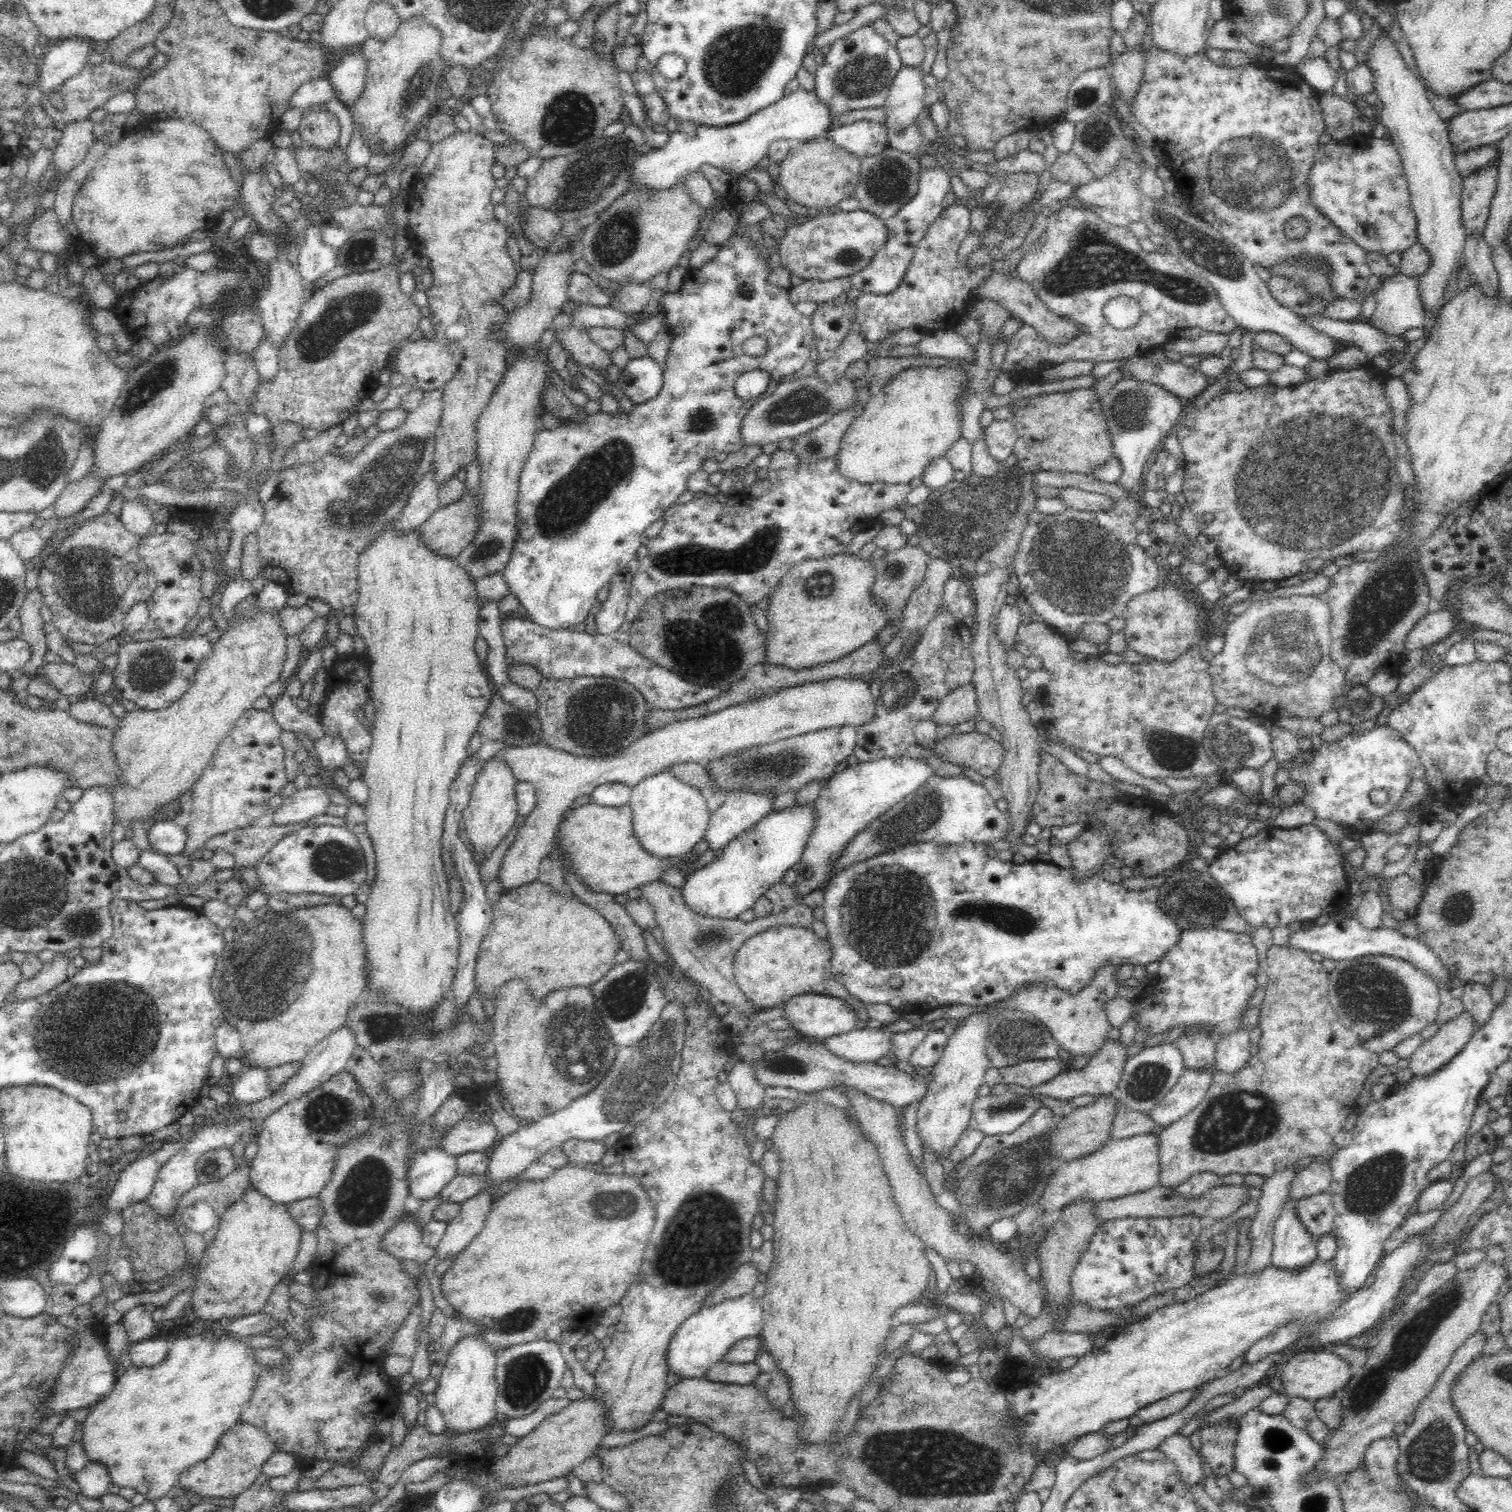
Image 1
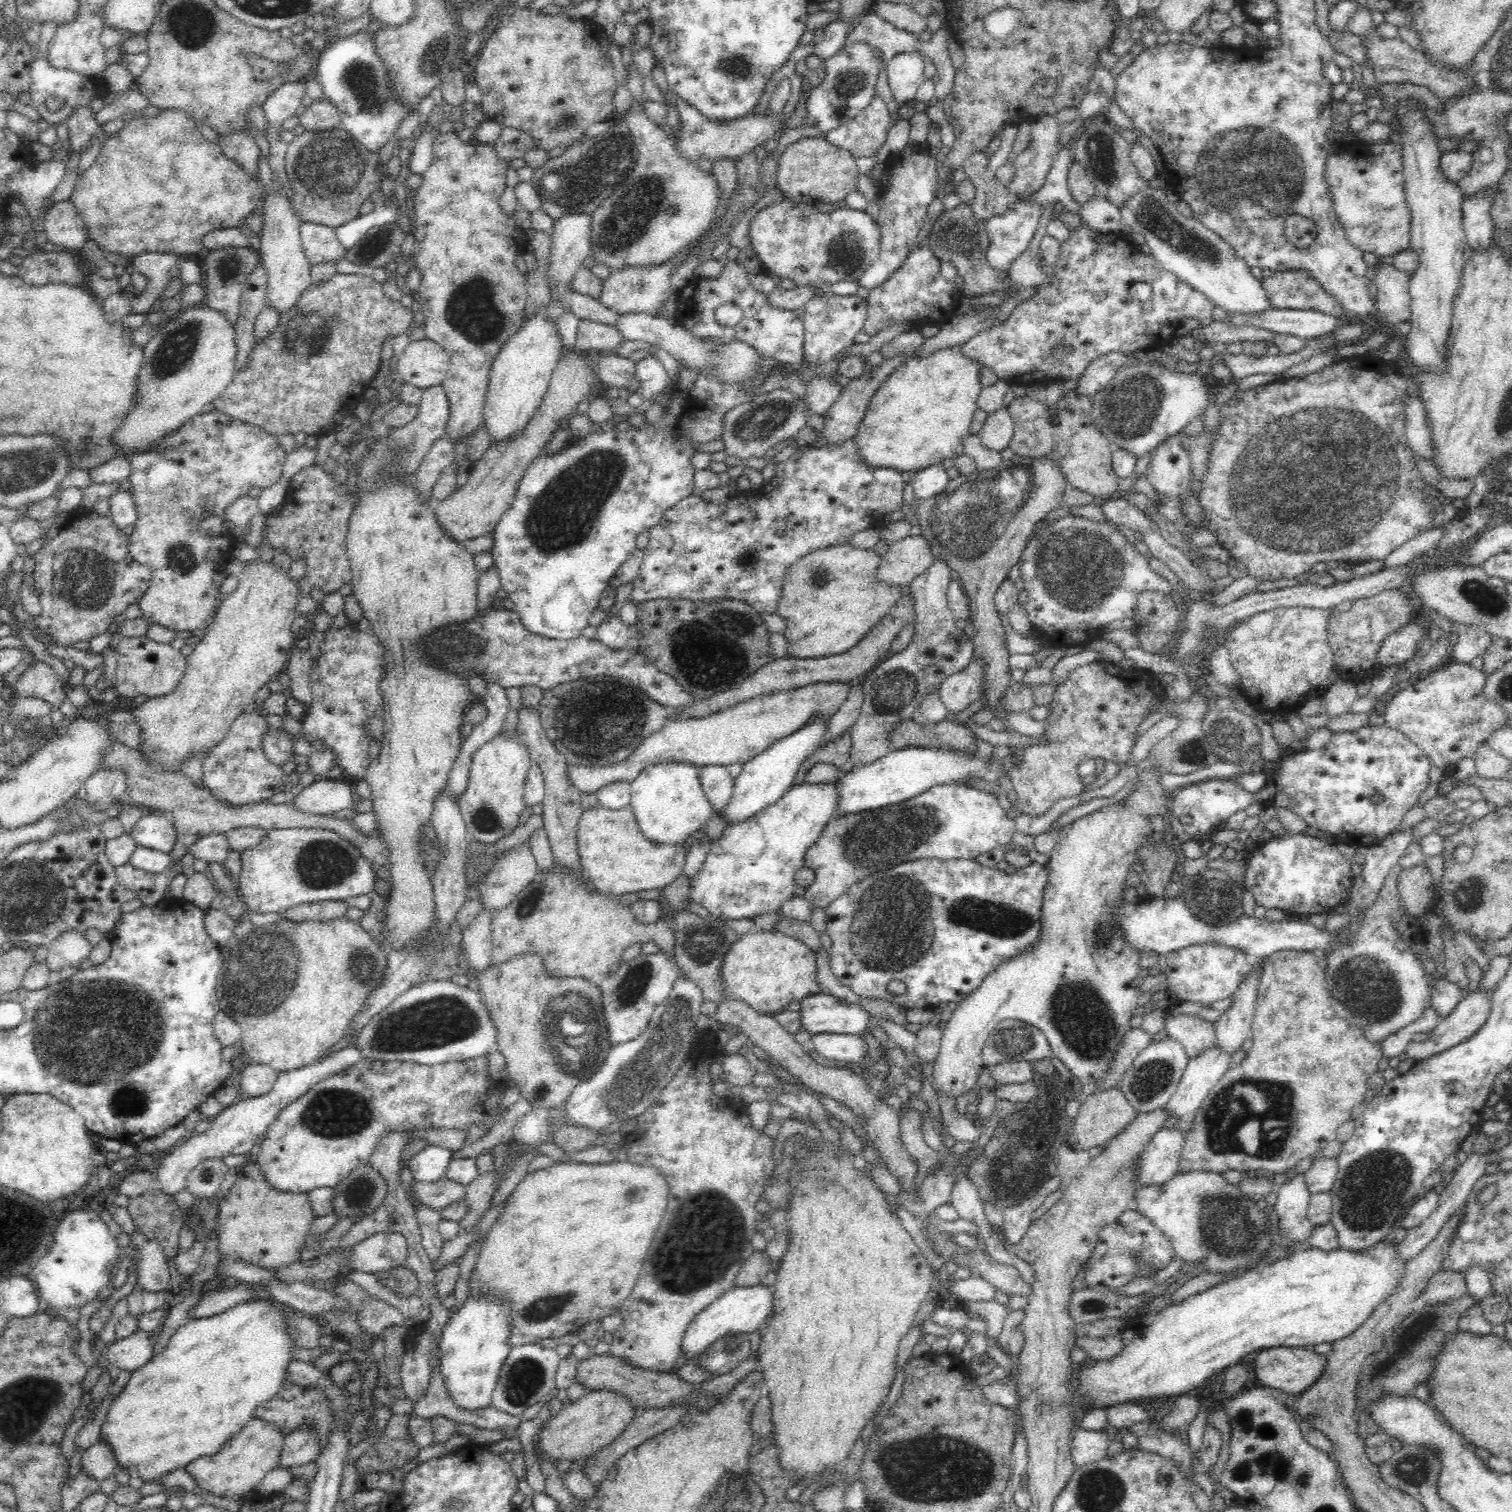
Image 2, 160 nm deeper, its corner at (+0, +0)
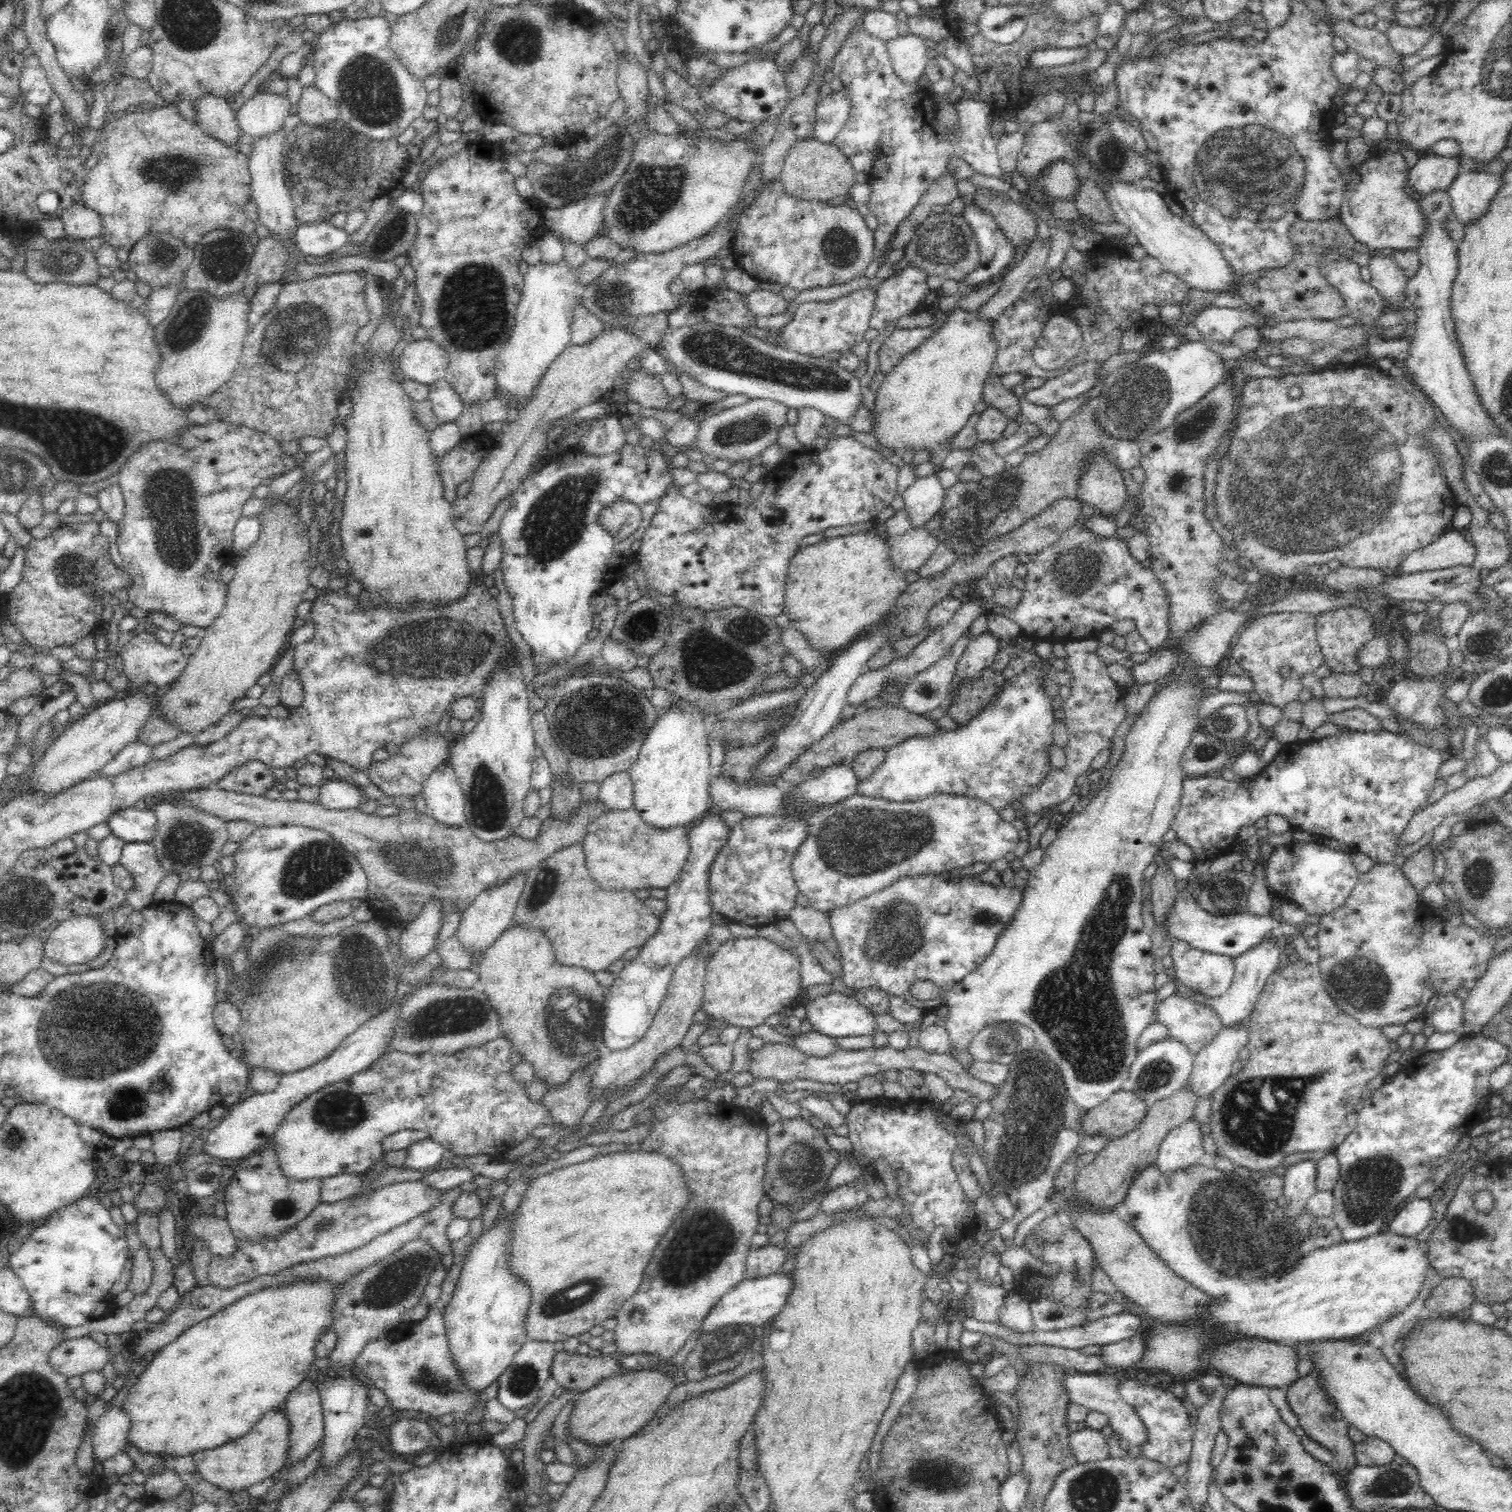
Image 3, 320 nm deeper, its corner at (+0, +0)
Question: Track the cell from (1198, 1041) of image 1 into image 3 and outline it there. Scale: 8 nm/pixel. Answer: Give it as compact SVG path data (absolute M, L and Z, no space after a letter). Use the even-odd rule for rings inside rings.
M1180 992L1158 1002L1156 1012L1156 1020L1168 1027L1169 1036L1187 1046L1193 1055L1210 1044L1223 1026L1213 1008Z

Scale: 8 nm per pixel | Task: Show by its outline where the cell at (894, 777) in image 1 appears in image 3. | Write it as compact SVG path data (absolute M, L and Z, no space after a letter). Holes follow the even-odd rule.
M1042 659L1041 662L1025 663L1022 672L1004 680L998 692L989 703L980 708L980 712L959 724L953 730L938 730L932 736L910 736L894 746L885 749L886 758L868 780L858 785L858 795L880 797L897 802L915 802L936 794L966 796L972 800L982 800L999 812L1013 803L1022 802L1024 796L1034 792L1052 770L1047 748L1054 743L1051 726L1054 724L1054 708L1052 698L1044 690L1044 681L1048 679L1048 671L1059 666L1057 660Z

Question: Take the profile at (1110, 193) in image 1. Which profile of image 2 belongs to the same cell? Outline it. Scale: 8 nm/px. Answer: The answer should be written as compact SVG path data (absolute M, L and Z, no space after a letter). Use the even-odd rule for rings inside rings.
M1098 194L1081 205L1079 215L1093 231L1112 233L1120 228L1120 211L1118 211L1118 207L1110 201L1106 201L1106 197Z

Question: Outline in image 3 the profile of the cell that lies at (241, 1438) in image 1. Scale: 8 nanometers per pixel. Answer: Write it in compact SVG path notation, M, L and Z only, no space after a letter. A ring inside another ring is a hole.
M282 1408L271 1409L244 1436L221 1444L218 1448L206 1448L193 1452L197 1471L202 1478L217 1488L227 1491L245 1490L252 1484L271 1478L275 1472L288 1467L290 1423Z

